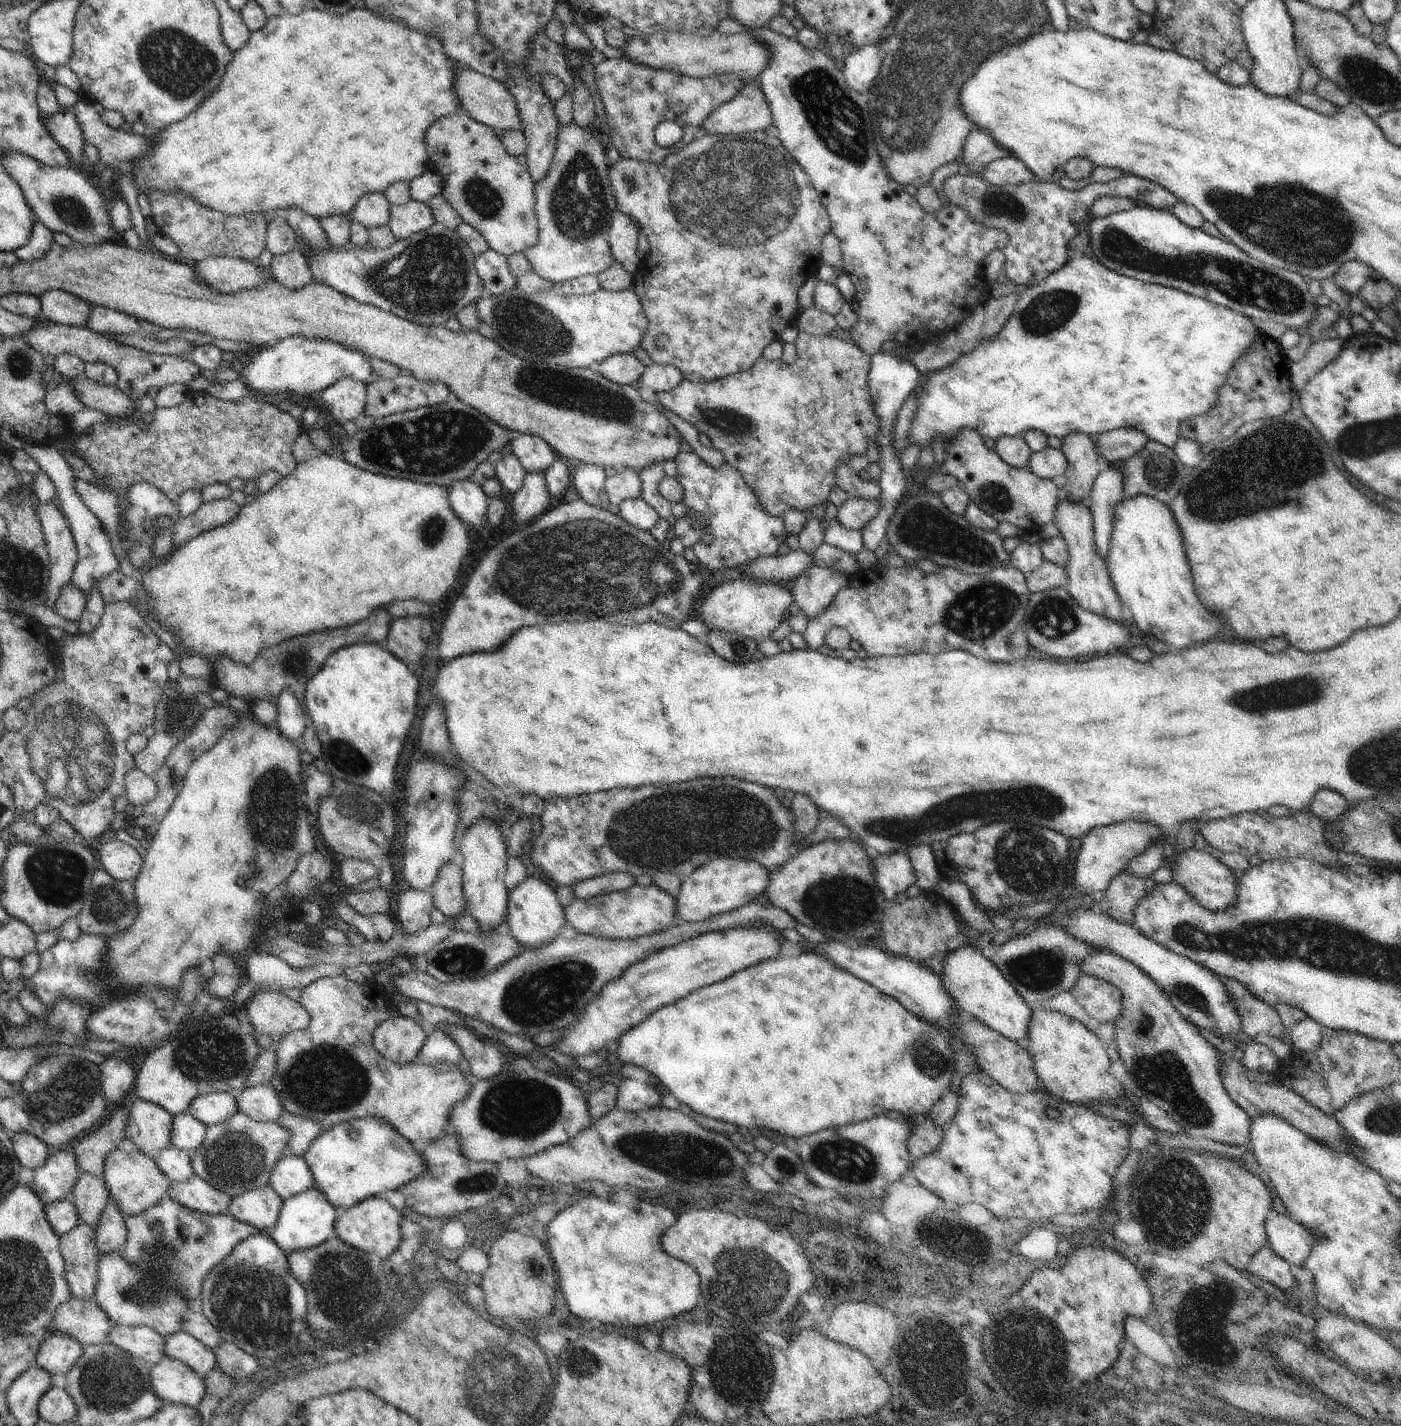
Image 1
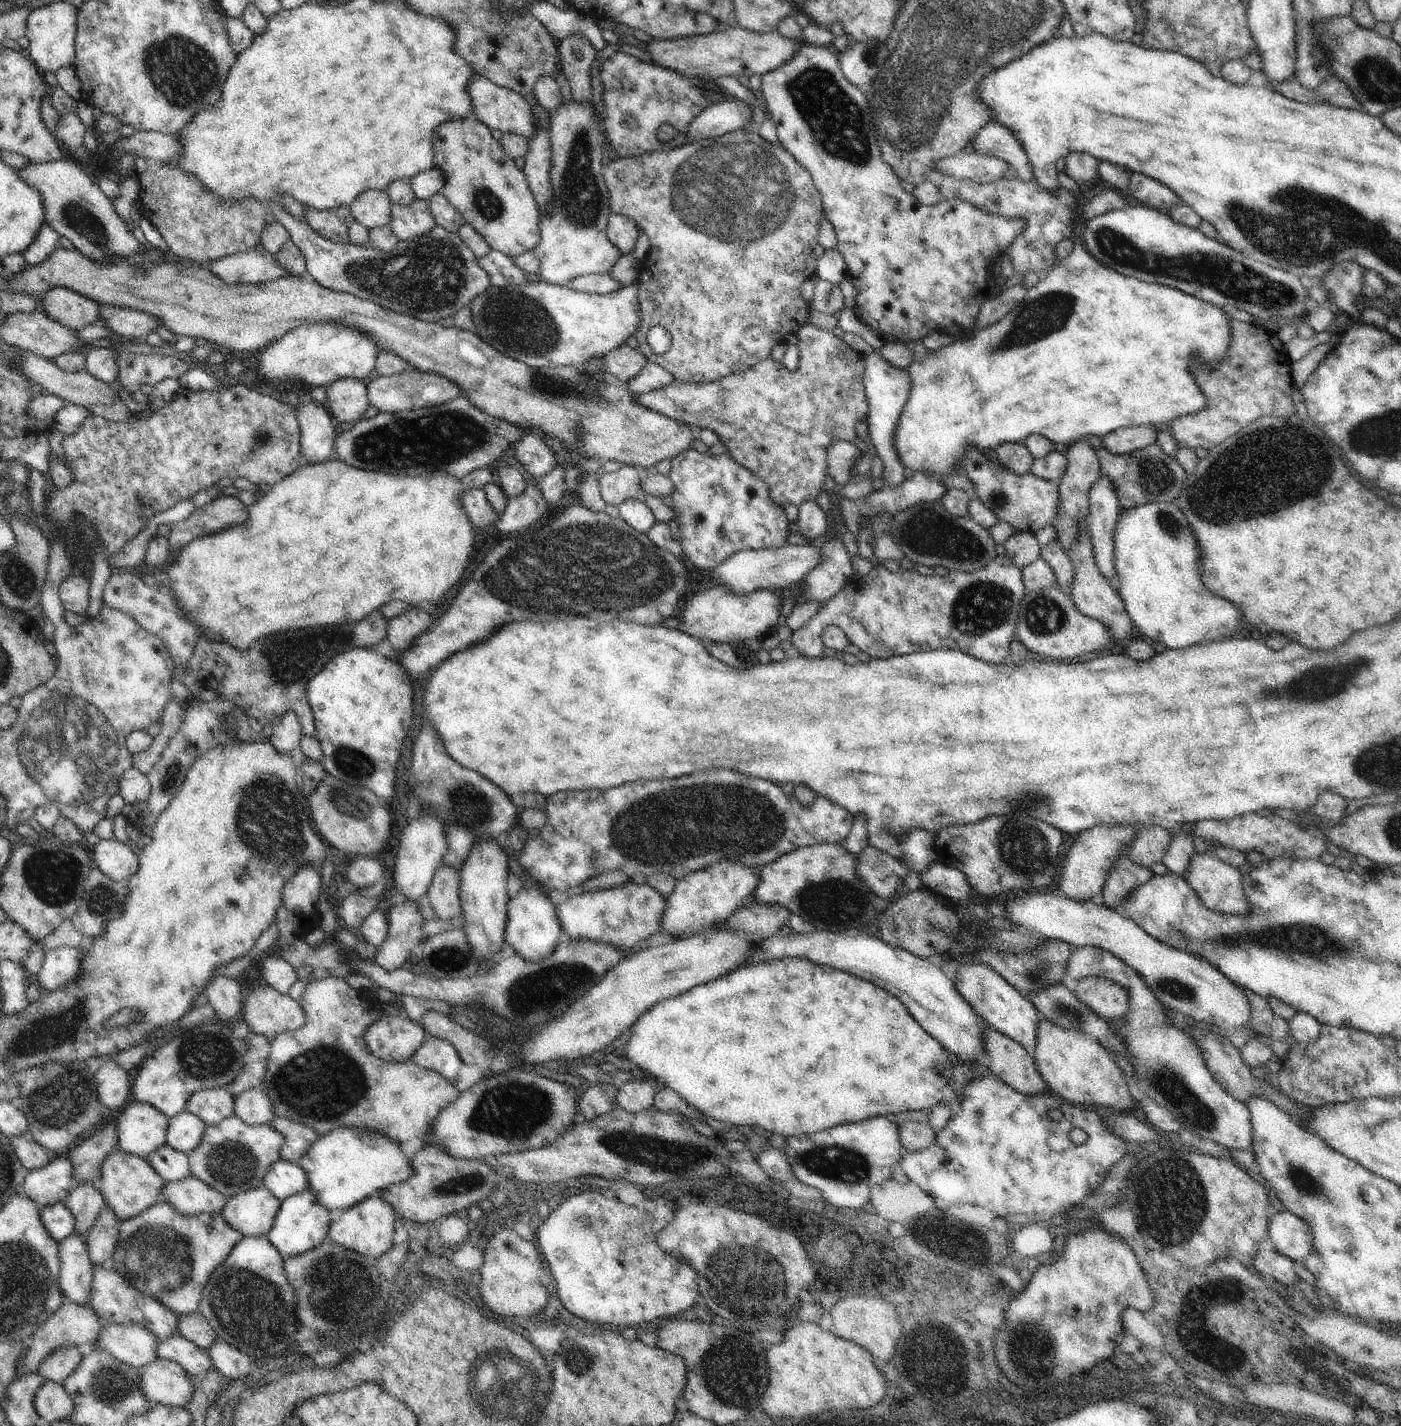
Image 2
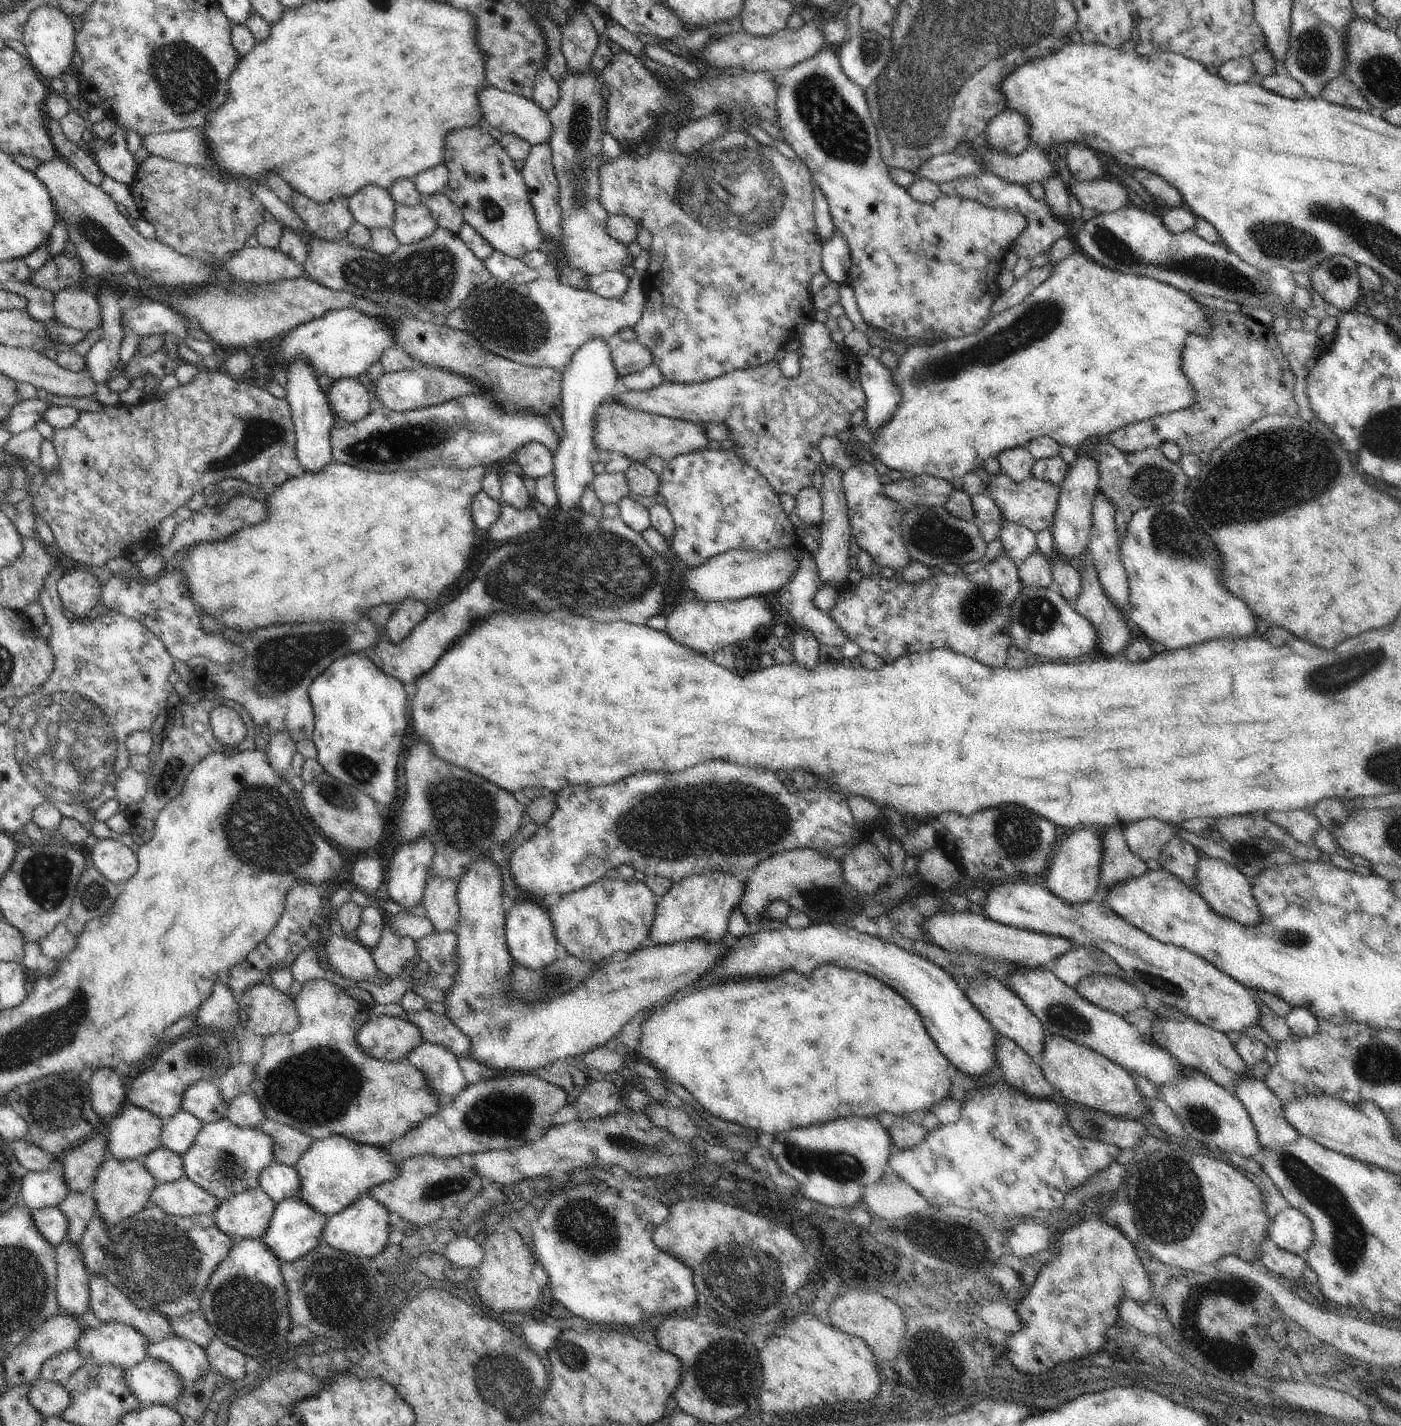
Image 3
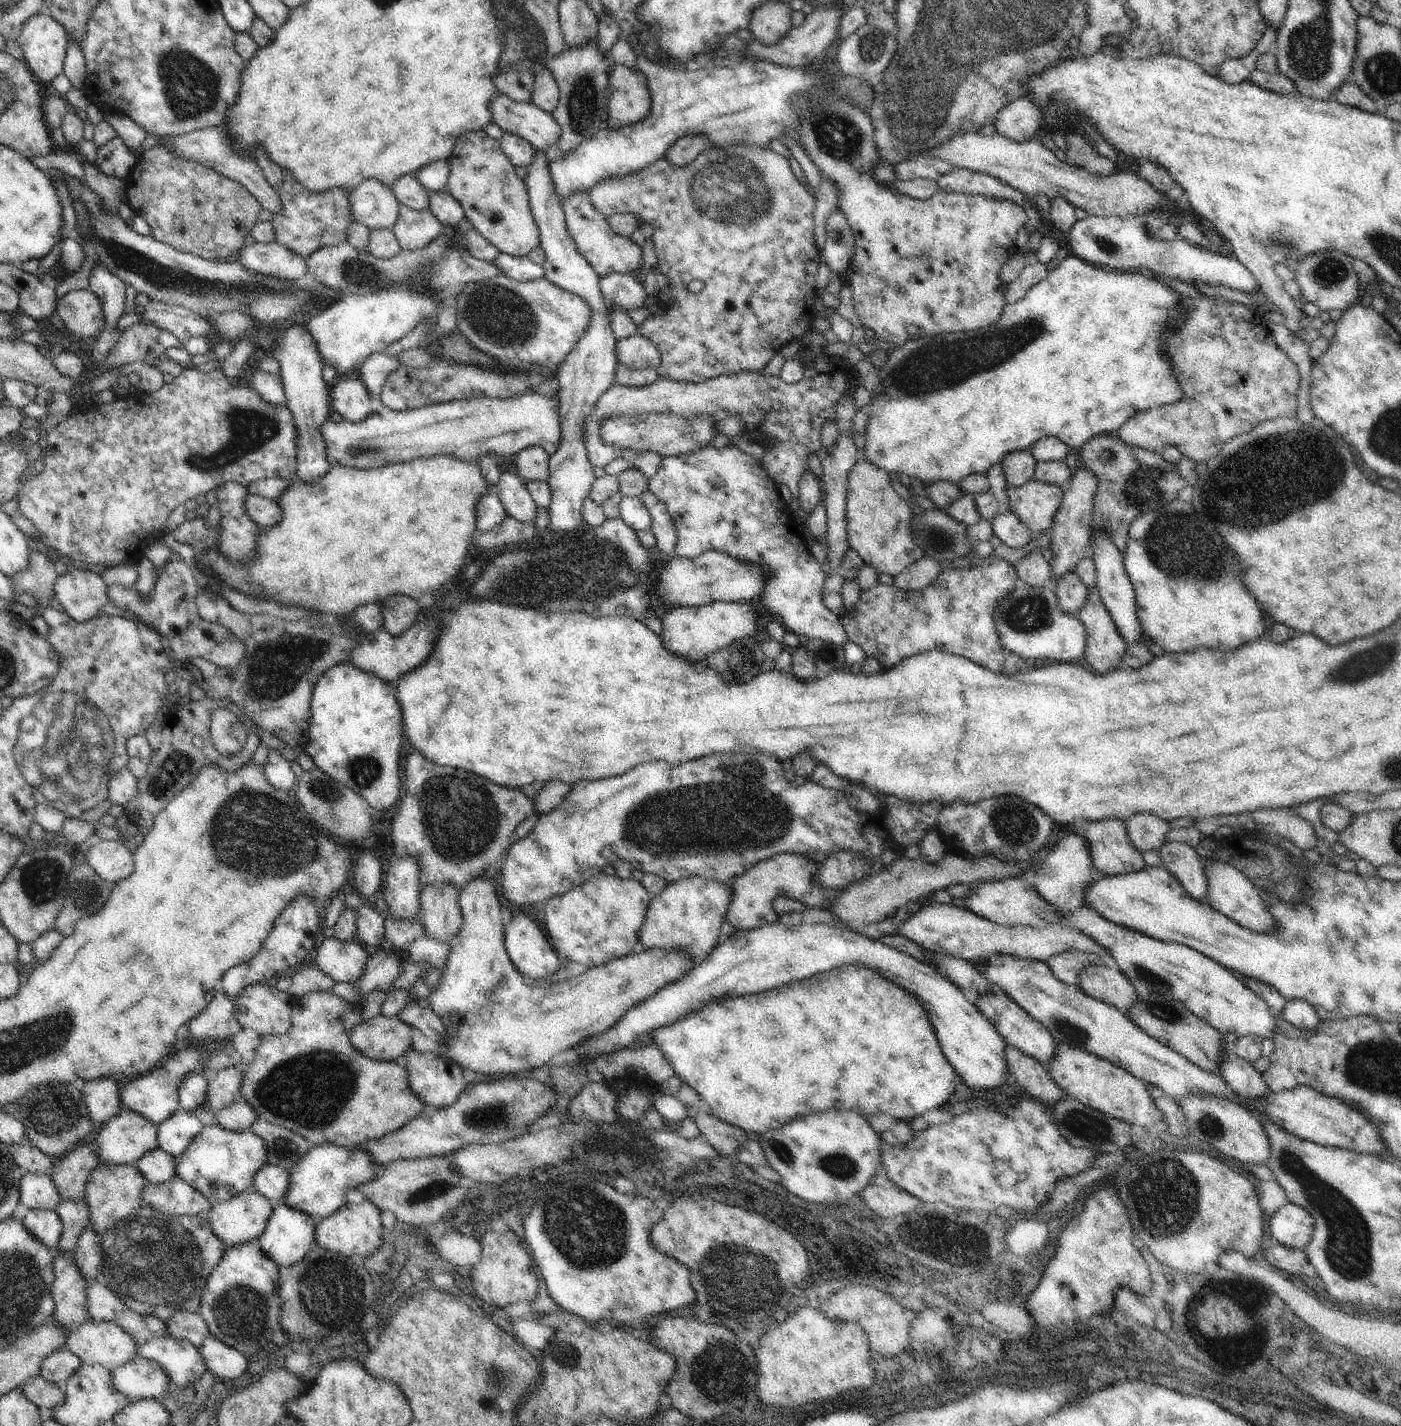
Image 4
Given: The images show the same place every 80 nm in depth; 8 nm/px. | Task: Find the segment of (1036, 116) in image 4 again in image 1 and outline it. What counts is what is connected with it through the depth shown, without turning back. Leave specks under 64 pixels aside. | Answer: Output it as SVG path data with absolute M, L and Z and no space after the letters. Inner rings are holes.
M973 128L958 156L962 161L959 174L978 175L987 167L988 163L1002 157L1014 156L1009 151L997 147L995 140L988 133Z

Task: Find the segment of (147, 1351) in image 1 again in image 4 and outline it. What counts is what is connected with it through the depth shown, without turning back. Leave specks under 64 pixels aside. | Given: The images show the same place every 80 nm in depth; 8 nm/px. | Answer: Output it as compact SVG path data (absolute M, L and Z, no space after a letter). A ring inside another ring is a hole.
M93 1321L68 1329L66 1348L80 1358L82 1365L102 1365L112 1371L134 1360L139 1345L115 1322Z

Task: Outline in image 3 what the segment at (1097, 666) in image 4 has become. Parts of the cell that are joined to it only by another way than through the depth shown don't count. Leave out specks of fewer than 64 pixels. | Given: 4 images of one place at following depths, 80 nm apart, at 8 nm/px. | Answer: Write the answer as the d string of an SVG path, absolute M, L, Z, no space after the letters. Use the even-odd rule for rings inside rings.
M1088 558L1082 560L1083 565L1078 569L1081 576L1080 594L1075 598L1073 605L1076 612L1079 612L1085 619L1091 620L1095 624L1097 633L1099 634L1099 646L1097 652L1102 658L1113 657L1120 651L1124 651L1132 641L1132 634L1128 627L1128 620L1122 609L1119 609L1102 588L1098 573L1096 572L1093 560Z

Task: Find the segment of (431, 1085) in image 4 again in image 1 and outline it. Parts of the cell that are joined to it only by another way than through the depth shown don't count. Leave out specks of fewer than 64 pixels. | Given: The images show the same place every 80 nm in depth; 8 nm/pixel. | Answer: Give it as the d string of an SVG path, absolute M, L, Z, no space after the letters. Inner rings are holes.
M436 1028L427 1036L415 1062L418 1065L430 1066L441 1066L442 1063L458 1065L463 1059L463 1050L458 1043L446 1031Z

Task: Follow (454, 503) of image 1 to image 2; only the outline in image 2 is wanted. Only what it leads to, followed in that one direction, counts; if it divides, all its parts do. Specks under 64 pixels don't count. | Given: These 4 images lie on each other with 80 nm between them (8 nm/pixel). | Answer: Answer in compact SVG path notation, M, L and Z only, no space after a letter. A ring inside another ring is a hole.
M482 489L464 491L459 496L460 506L468 518L468 522L480 528L495 524L499 516L494 512L492 505L488 502L487 494Z

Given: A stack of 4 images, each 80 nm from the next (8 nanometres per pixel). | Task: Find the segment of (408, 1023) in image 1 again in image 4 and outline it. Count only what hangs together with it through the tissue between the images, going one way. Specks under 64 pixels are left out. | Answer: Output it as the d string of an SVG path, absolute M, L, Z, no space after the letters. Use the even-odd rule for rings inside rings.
M378 1014L357 1024L350 1033L350 1040L368 1058L377 1061L403 1061L412 1050L412 1029L398 1017Z

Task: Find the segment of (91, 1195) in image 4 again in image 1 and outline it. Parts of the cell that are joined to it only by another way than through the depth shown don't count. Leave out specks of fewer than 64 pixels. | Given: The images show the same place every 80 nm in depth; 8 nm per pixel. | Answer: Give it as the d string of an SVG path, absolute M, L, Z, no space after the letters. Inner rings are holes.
M126 1138L106 1157L102 1177L111 1197L119 1202L125 1217L146 1212L150 1207L156 1206L164 1199L172 1184L156 1164L155 1157L142 1152Z

